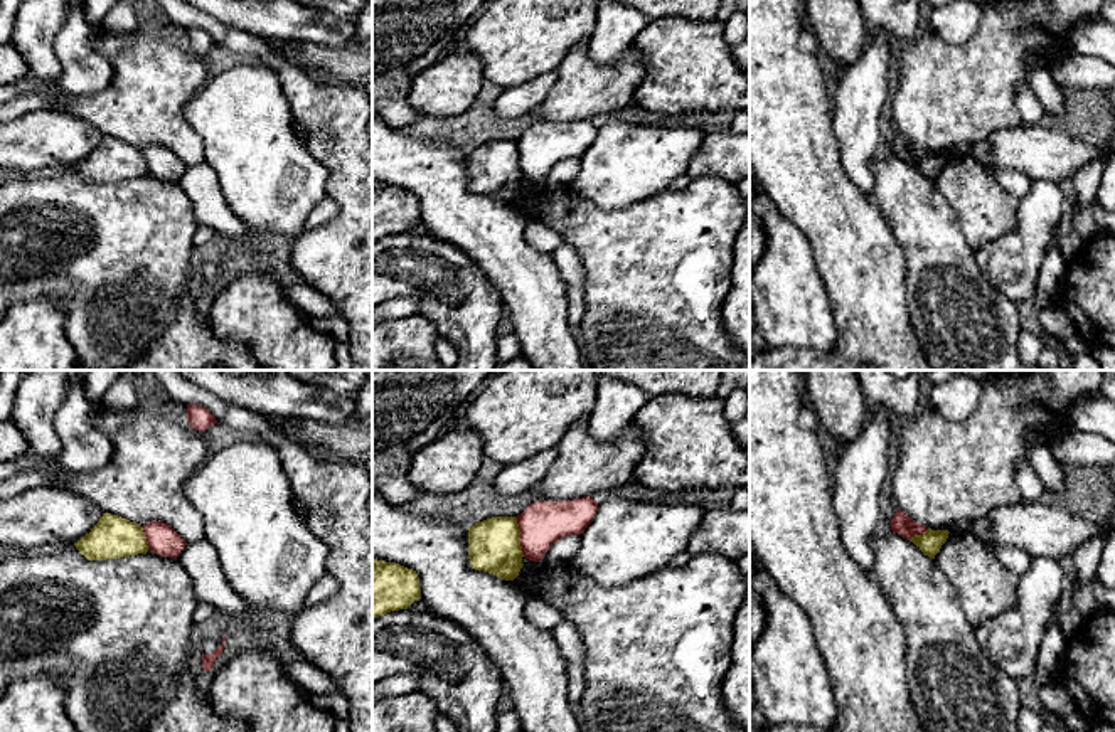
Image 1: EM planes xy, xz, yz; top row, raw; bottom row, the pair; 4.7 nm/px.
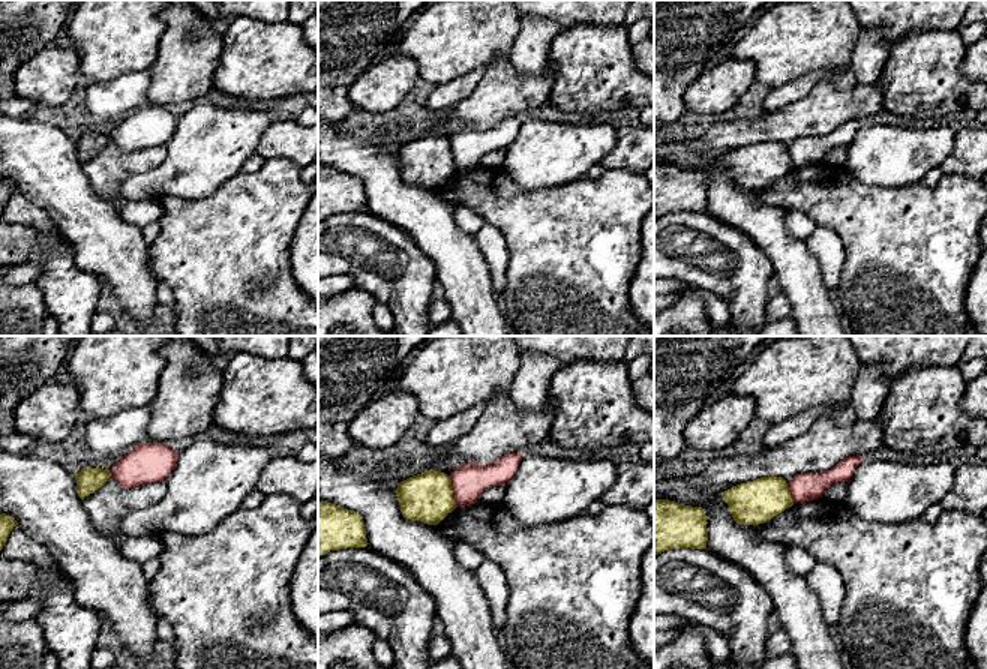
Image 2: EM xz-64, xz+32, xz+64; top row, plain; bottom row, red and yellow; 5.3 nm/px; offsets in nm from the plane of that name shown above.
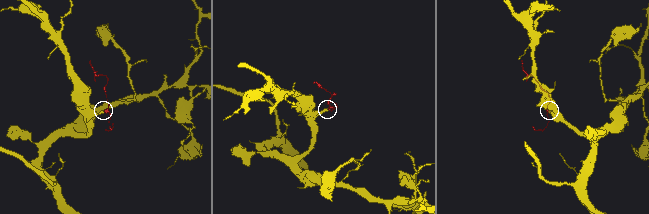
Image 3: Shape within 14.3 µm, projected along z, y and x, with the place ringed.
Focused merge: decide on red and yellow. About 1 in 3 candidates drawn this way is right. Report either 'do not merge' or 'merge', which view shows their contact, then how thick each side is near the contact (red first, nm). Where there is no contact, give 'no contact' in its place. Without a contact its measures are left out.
do not merge | xz | 220/260 nm

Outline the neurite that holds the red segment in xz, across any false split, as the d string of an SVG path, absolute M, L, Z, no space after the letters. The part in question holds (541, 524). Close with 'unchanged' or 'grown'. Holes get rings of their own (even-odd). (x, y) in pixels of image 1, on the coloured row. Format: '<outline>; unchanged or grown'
M591 496L531 503L515 517L524 557L541 562L554 542L569 535L581 535L593 522L596 510L598 501Z; unchanged

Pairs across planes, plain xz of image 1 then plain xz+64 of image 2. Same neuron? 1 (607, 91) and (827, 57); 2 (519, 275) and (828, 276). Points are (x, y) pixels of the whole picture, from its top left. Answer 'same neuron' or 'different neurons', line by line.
1: different neurons
2: different neurons

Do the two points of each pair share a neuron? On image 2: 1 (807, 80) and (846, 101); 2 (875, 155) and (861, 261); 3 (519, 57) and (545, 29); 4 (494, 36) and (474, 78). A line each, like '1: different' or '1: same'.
1: different
2: different
3: same
4: different

